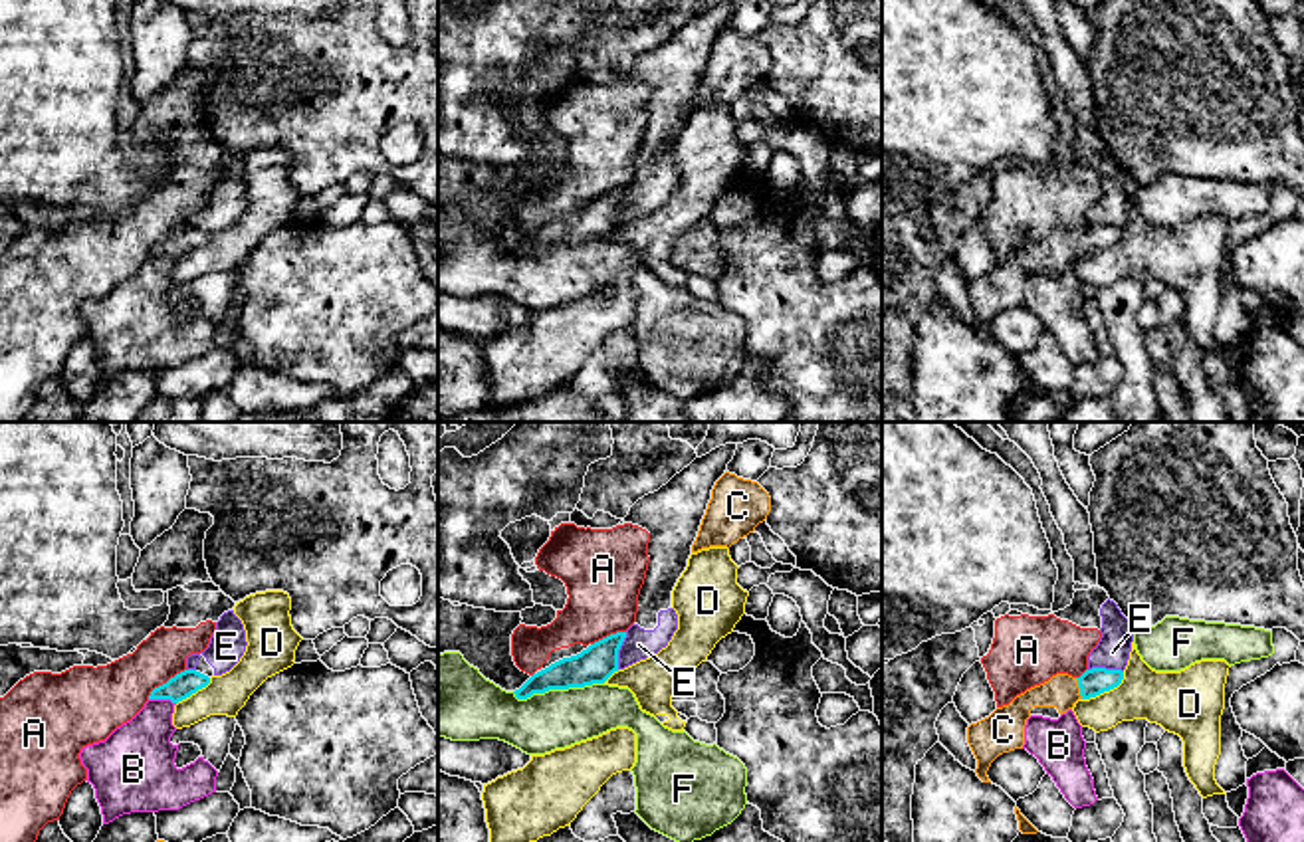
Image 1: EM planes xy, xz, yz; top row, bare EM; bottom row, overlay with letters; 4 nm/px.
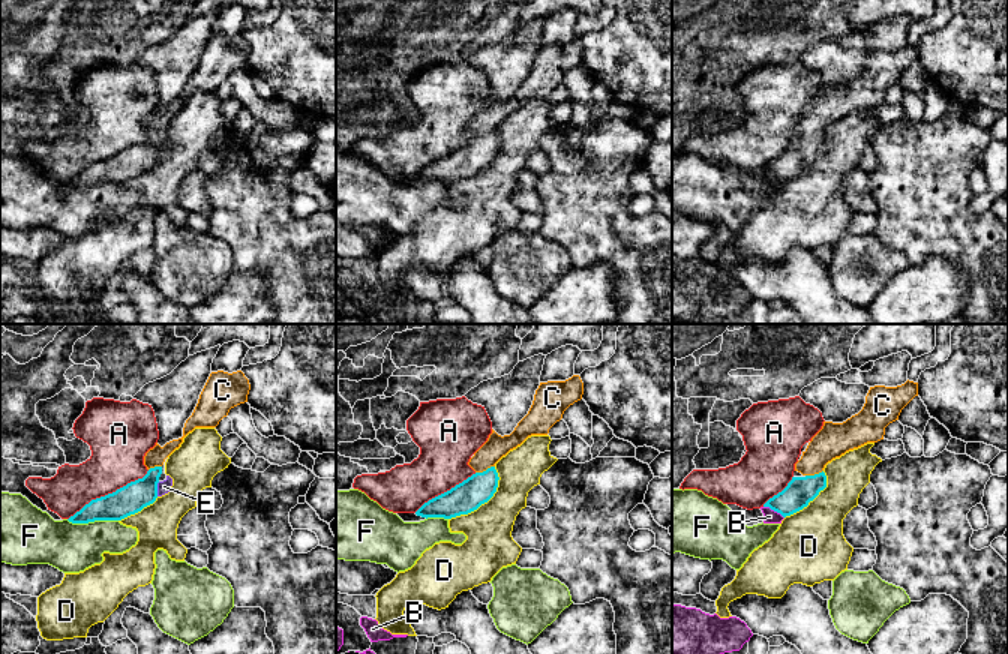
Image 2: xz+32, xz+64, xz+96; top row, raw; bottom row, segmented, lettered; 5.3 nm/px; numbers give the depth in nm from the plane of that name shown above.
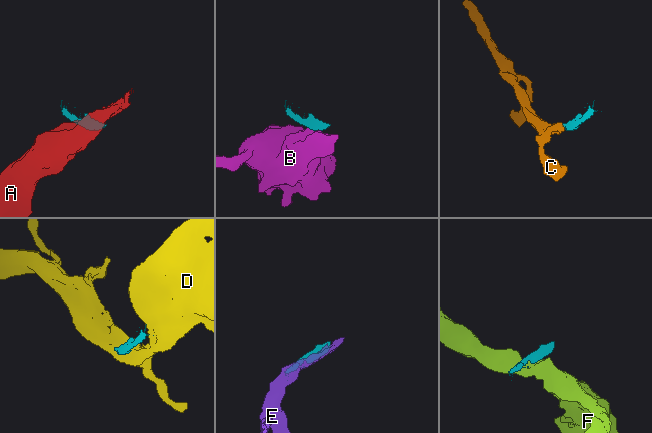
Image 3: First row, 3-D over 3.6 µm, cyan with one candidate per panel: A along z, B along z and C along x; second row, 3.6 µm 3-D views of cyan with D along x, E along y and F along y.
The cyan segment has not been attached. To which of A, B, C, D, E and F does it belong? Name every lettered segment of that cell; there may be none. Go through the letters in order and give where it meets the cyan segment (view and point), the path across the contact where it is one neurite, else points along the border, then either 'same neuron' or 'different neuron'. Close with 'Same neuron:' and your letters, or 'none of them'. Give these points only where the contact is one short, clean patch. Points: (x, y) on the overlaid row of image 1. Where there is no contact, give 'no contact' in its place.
A: xy (167, 682) | along xy (187, 668), (159, 684), (147, 698) | different neuron
B: xy (163, 698) | along xy (149, 698), (169, 698), (175, 704) | different neuron
C: yz (1079, 686) | across yz (1092, 682), (1079, 686), (1061, 692) | same neuron
D: yz (1106, 690) | along yz (1124, 672), (1116, 686), (1083, 700) | different neuron
E: xz (619, 648) | along xz (627, 632), (617, 668) | different neuron
F: xz (557, 688) | different neuron
Same neuron: C

